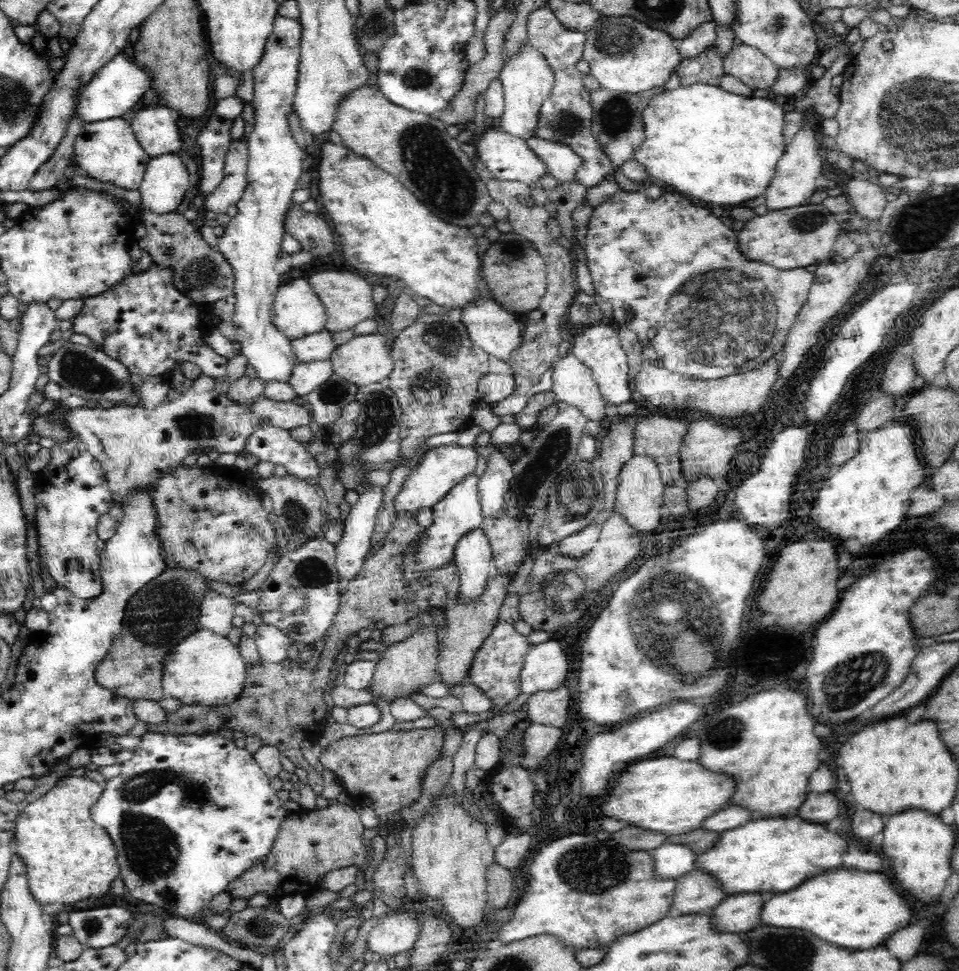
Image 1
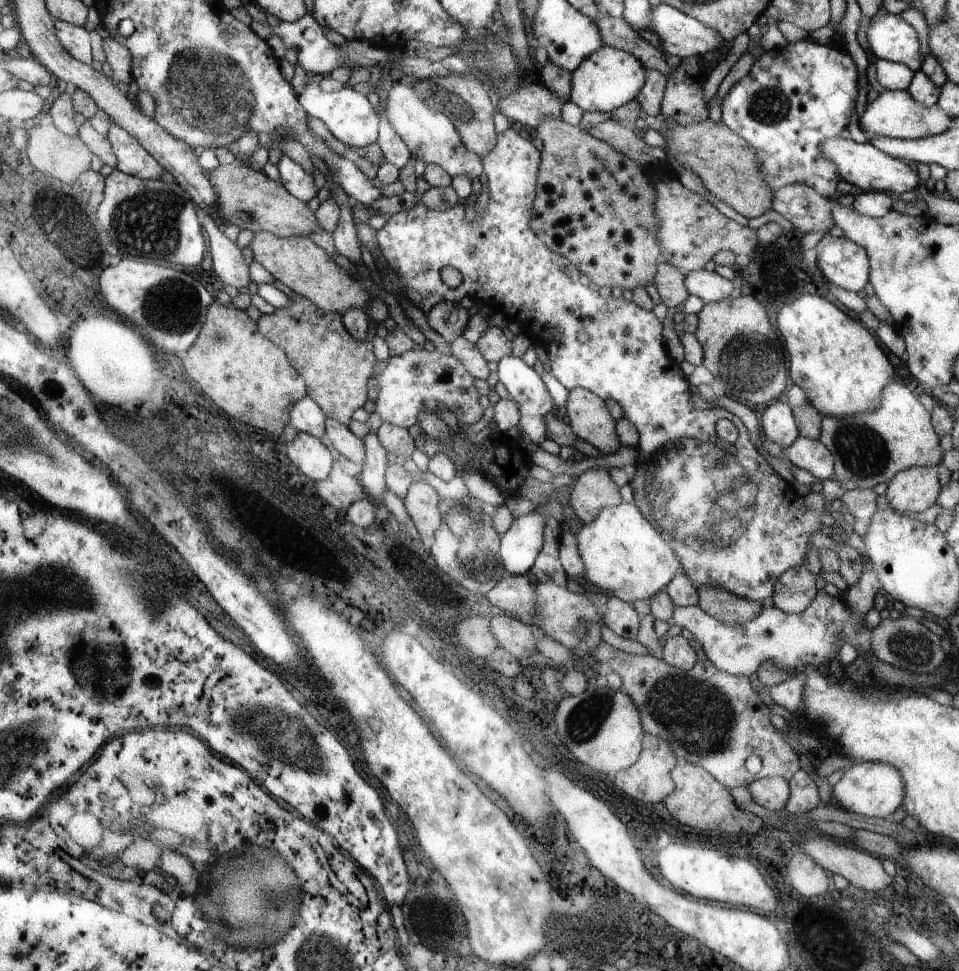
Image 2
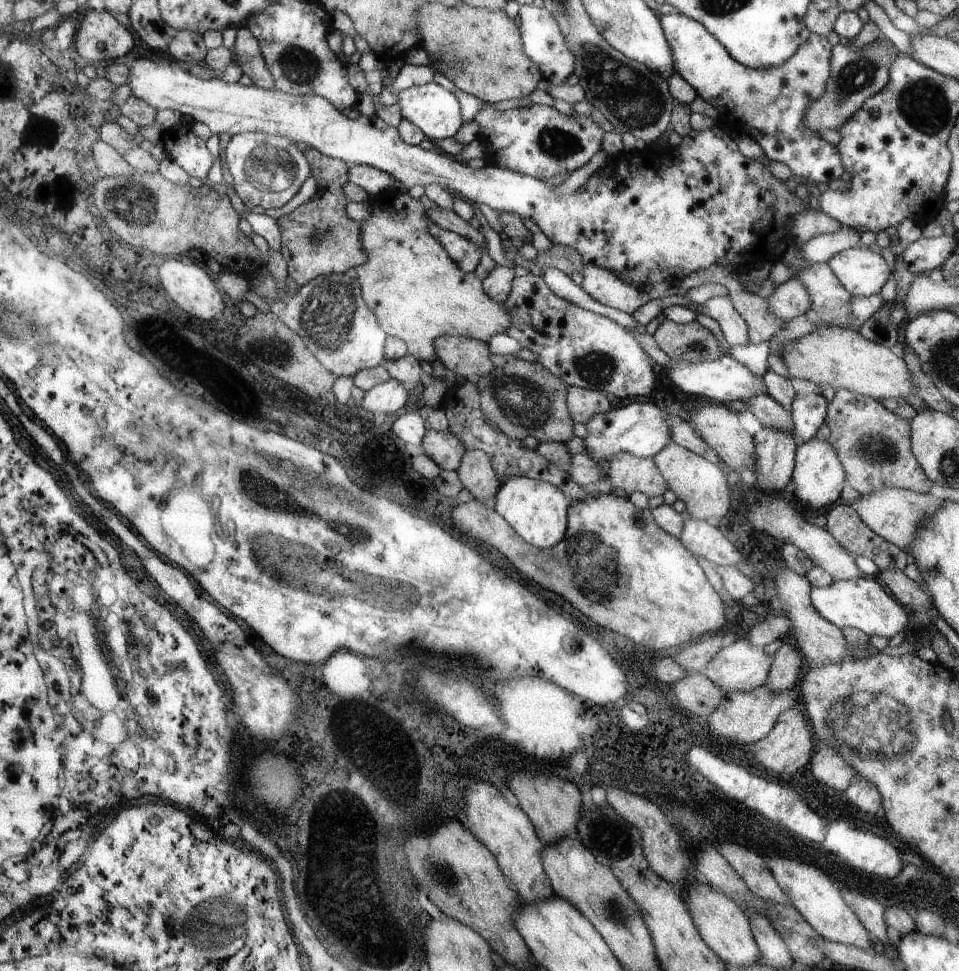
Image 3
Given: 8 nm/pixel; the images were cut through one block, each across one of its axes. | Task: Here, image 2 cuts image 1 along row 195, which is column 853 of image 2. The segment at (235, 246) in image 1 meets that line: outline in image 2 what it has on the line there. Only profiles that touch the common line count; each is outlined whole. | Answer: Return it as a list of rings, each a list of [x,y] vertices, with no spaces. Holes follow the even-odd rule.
[[[828,233],[818,242],[816,250],[817,266],[834,286],[857,293],[868,284],[872,263],[865,247],[850,238],[832,238]]]

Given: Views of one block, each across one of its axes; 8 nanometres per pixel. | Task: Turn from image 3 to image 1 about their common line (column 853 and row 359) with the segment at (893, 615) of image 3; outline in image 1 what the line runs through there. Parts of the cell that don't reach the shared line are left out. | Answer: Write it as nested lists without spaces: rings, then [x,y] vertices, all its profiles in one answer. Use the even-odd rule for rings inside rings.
[[[593,323],[584,327],[582,332],[572,336],[570,353],[591,370],[591,377],[612,410],[616,406],[624,404],[624,402],[637,398],[635,393],[630,391],[628,387],[630,378],[628,378],[626,352],[624,352],[620,345],[618,329],[615,326]]]

